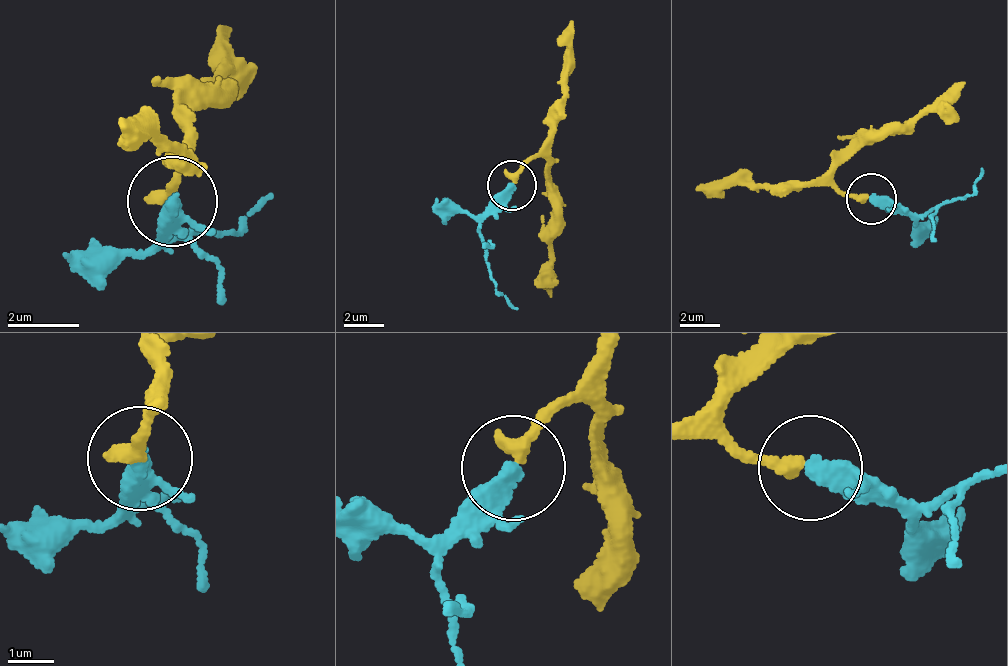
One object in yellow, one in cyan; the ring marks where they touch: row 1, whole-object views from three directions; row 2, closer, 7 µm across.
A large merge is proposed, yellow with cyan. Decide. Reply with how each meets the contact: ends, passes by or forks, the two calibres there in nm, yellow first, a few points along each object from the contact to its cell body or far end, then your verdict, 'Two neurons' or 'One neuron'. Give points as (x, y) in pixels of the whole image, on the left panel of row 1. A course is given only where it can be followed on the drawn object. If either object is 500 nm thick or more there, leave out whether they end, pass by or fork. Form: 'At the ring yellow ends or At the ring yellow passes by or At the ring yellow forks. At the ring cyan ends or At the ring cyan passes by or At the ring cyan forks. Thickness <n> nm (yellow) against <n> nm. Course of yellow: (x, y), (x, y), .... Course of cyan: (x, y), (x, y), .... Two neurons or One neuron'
At the ring yellow ends. At the ring cyan ends. Thickness 320 nm (yellow) against 440 nm. Course of yellow: (173, 198), (168, 194), (178, 161), (190, 144), (197, 107), (228, 102), (229, 31). Course of cyan: (173, 198), (174, 243), (234, 236), (275, 195). One neuron

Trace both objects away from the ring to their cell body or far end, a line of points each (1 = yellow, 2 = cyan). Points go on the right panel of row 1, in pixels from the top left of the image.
1: (869, 197), (854, 198), (833, 182), (835, 171), (862, 145), (904, 133), (967, 83)
2: (869, 197), (932, 212), (971, 197), (982, 168)

